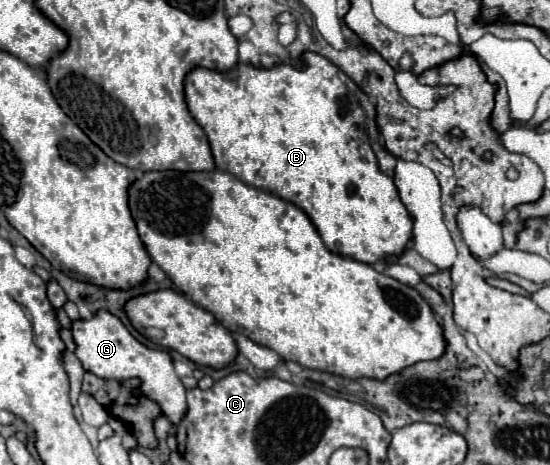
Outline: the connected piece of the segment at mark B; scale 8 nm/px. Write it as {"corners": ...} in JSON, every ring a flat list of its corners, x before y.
{"corners":[[304,52,298,62,300,68,292,62,270,68,238,62,226,72,192,68,186,74,186,104,208,136,216,168,302,208,334,254,350,256,364,264,374,264,390,254,398,256,412,238,412,216,394,186,396,158,382,148,376,106,350,76,324,56]]}

